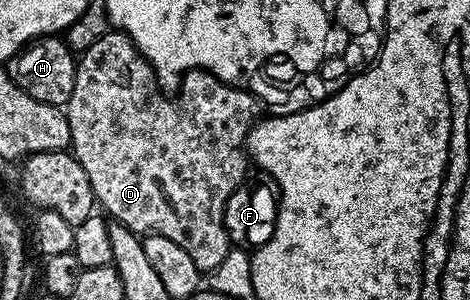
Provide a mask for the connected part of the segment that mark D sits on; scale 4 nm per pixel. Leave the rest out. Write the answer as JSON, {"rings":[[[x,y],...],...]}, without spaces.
{"rings":[[[119,30],[105,31],[103,37],[99,37],[99,41],[95,41],[95,45],[91,45],[87,50],[80,52],[77,59],[75,89],[71,89],[71,101],[67,108],[69,128],[71,129],[69,142],[73,158],[79,161],[79,165],[83,165],[83,173],[87,173],[87,181],[91,181],[94,200],[110,220],[131,229],[138,237],[144,237],[148,234],[162,235],[167,237],[167,241],[175,241],[175,245],[180,245],[188,253],[191,261],[195,261],[195,265],[201,272],[208,273],[215,269],[215,265],[222,263],[223,257],[227,257],[227,253],[231,250],[229,234],[225,228],[225,206],[231,197],[231,193],[235,193],[238,187],[246,182],[247,152],[245,150],[245,139],[248,137],[249,128],[253,126],[255,116],[258,114],[258,112],[256,113],[258,104],[255,102],[254,96],[250,95],[248,91],[235,88],[229,83],[216,79],[209,71],[200,69],[186,71],[184,75],[180,76],[180,83],[181,88],[178,89],[177,96],[174,99],[168,99],[161,92],[162,84],[158,80],[156,71],[148,61],[141,58],[141,54],[137,52],[137,46]]]}

